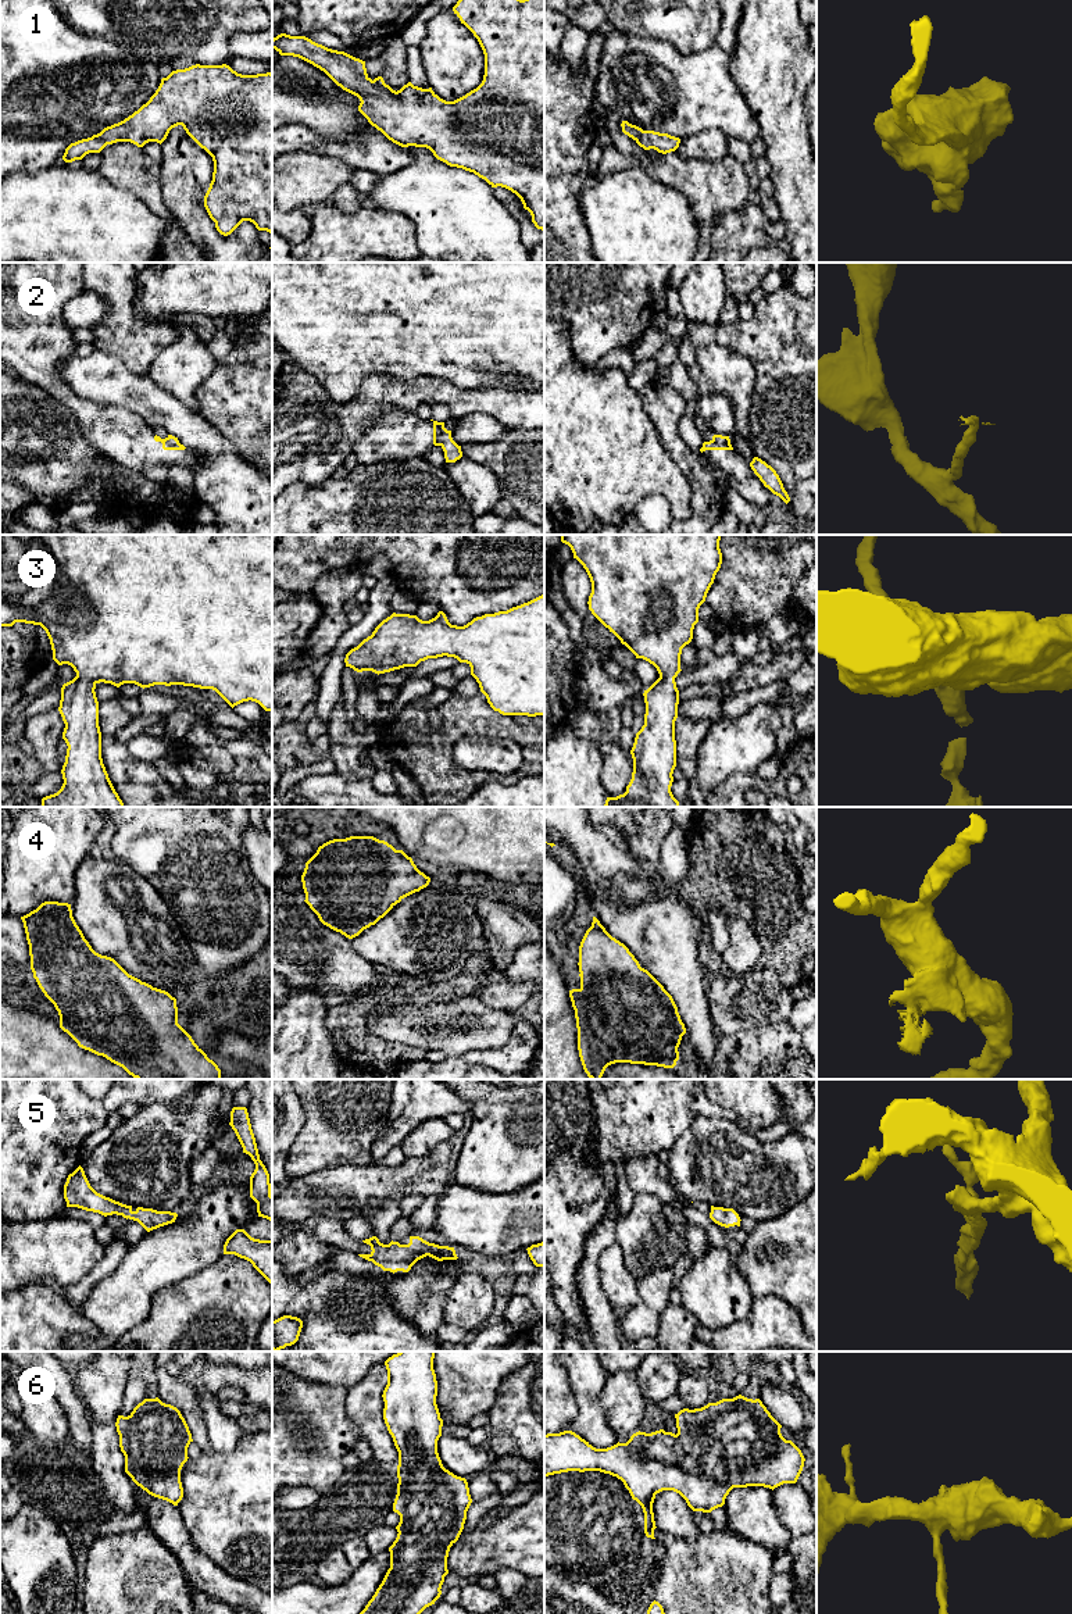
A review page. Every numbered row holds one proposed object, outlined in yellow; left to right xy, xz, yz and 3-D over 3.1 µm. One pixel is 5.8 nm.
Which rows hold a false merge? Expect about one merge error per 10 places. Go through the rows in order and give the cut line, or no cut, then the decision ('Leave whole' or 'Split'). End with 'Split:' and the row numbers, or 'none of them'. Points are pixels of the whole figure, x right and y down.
1: No split. Leave whole
2: Split along xz (449, 434), (440, 445). Split
3: No split. Leave whole
4: No split. Leave whole
5: No split. Leave whole
6: No split. Leave whole
Split: 2

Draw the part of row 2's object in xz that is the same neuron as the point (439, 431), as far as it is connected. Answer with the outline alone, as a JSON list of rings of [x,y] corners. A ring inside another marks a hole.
[[[433,421],[433,444],[435,446],[442,446],[442,442],[444,439],[446,435],[450,435],[451,436],[451,431],[447,431],[444,428],[444,422],[437,422],[437,421]]]

